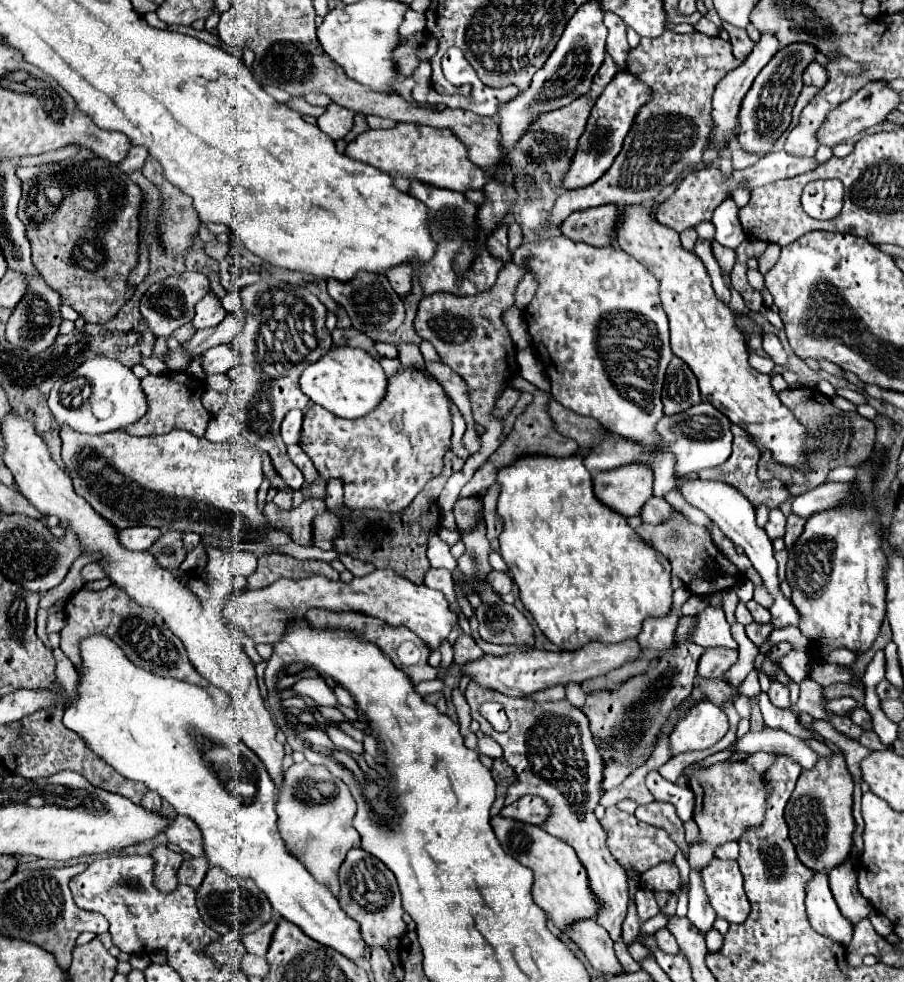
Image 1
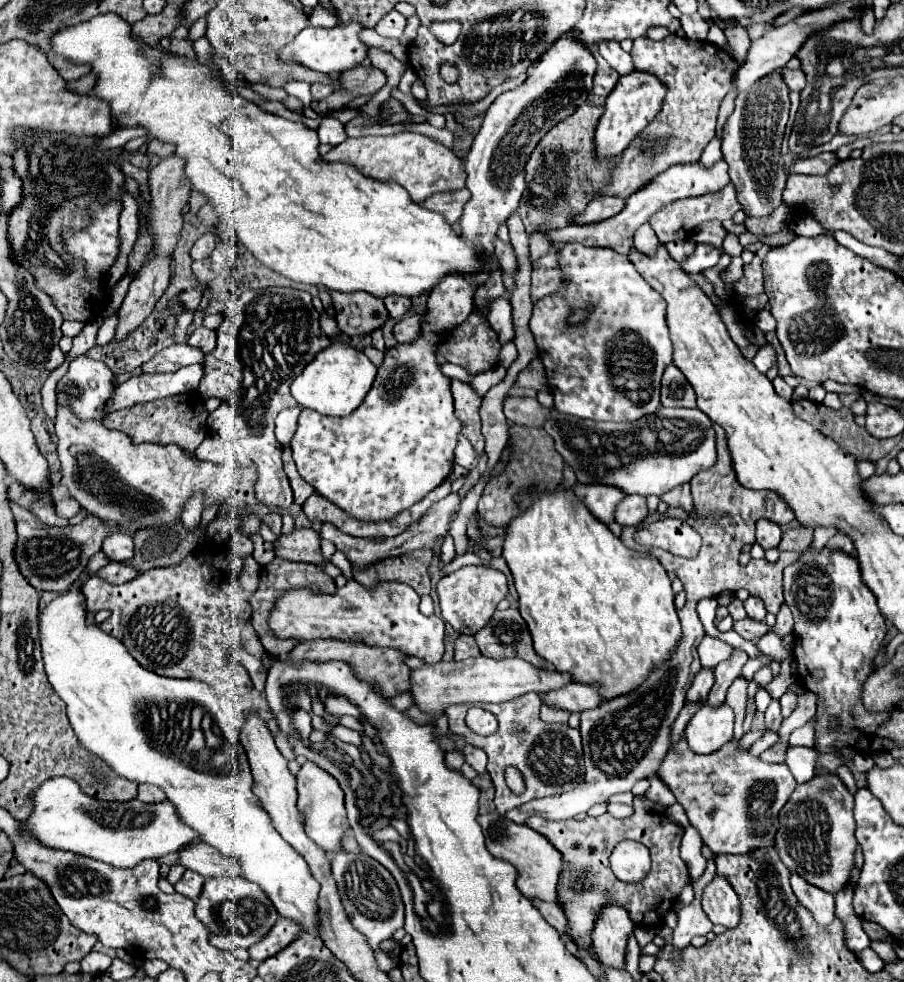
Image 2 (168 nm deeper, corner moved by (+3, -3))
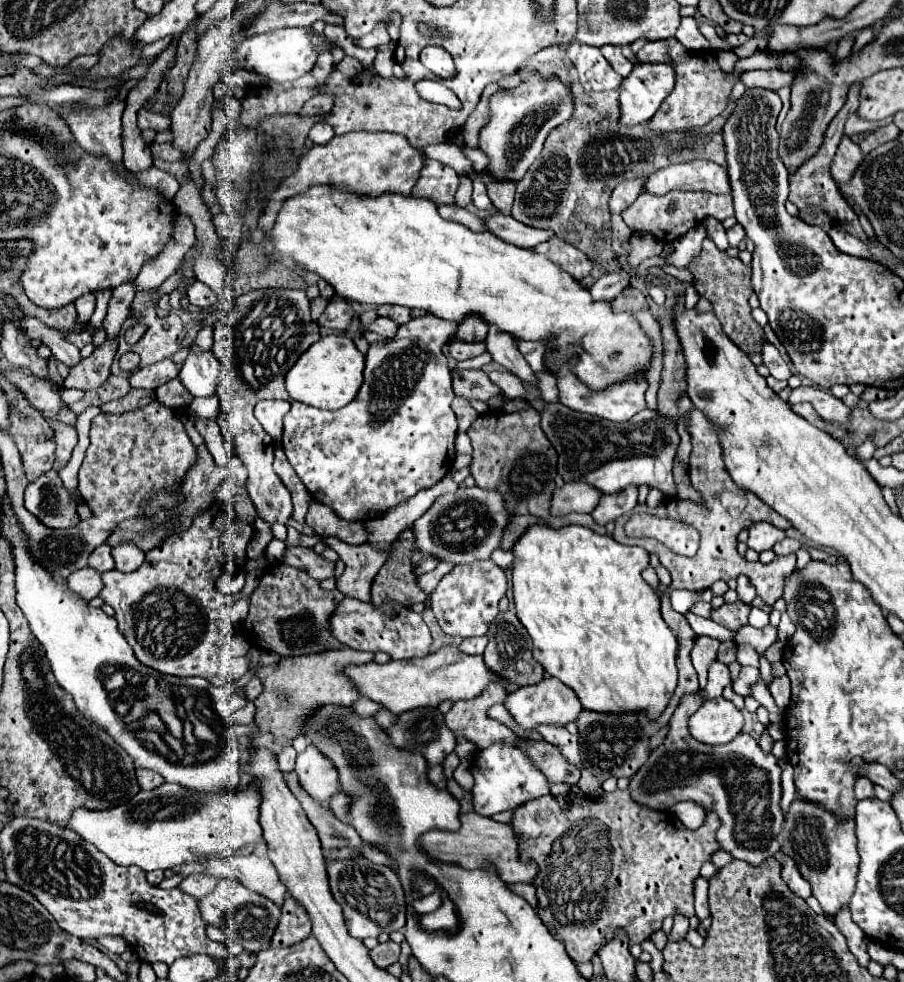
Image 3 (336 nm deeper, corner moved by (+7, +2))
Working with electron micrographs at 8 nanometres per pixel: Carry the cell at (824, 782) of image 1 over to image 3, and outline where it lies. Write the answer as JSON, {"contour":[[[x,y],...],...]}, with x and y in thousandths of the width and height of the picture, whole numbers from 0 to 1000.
{"contour":[[[878,814],[865,844],[865,867],[881,877],[912,932],[923,936],[929,926],[940,920],[940,911],[945,909],[951,875],[947,867],[945,836],[929,836],[925,830],[905,822],[905,818],[887,818]]]}

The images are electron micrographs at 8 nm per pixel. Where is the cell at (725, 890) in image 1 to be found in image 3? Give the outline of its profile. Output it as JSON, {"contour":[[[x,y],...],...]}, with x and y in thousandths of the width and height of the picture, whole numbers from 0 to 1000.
{"contour":[[[772,893],[768,899],[768,924],[770,924],[770,934],[777,938],[785,932],[783,926],[783,897],[779,893]]]}

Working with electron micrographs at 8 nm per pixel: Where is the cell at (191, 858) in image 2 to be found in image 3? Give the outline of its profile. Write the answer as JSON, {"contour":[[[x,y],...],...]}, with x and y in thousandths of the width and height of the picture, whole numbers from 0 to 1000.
{"contour":[[[285,871],[252,873],[252,875],[230,875],[226,877],[228,889],[239,895],[263,895],[277,907],[296,913],[301,920],[312,924],[316,913],[316,903],[310,897],[305,883]]]}

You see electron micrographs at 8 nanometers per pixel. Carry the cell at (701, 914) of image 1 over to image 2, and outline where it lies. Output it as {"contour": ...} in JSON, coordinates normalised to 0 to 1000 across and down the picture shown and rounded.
{"contour":[[[765,841],[759,843],[759,849],[754,853],[752,868],[754,868],[754,876],[761,882],[761,888],[763,888],[765,898],[770,898],[779,890],[779,886],[781,886],[781,874],[777,872],[774,864],[777,864],[777,855],[774,855],[772,847]]]}

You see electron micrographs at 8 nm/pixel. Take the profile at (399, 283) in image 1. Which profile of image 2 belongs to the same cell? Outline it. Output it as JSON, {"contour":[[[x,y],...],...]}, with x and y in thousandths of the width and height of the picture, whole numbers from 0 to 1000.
{"contour":[[[427,301],[425,310],[427,310],[427,314],[429,314],[434,324],[442,324],[454,316],[456,308],[454,308],[451,301]]]}

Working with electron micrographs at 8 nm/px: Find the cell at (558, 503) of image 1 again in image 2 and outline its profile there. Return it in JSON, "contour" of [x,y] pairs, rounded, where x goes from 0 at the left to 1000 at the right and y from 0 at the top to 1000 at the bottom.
{"contour":[[[619,493],[617,499],[593,505],[591,513],[586,517],[577,519],[571,525],[571,530],[564,530],[558,544],[560,544],[560,548],[558,548],[555,566],[558,566],[562,578],[564,578],[566,587],[569,587],[569,597],[571,597],[573,607],[575,607],[575,611],[573,611],[575,613],[575,625],[577,625],[577,629],[582,631],[582,635],[586,640],[593,664],[602,672],[611,674],[617,684],[631,684],[637,695],[664,695],[668,699],[666,701],[668,713],[675,713],[679,709],[697,705],[697,701],[708,699],[715,692],[717,684],[723,678],[730,678],[741,668],[741,664],[748,660],[748,656],[752,652],[752,631],[750,631],[750,625],[748,625],[746,605],[743,605],[741,589],[739,589],[737,580],[732,578],[728,568],[721,568],[717,564],[706,564],[706,562],[699,562],[697,558],[692,558],[688,554],[688,550],[684,546],[679,546],[670,534],[662,532],[655,525],[655,521],[644,513],[644,509],[639,509],[639,505],[633,501],[633,497],[626,497],[624,493]]]}

